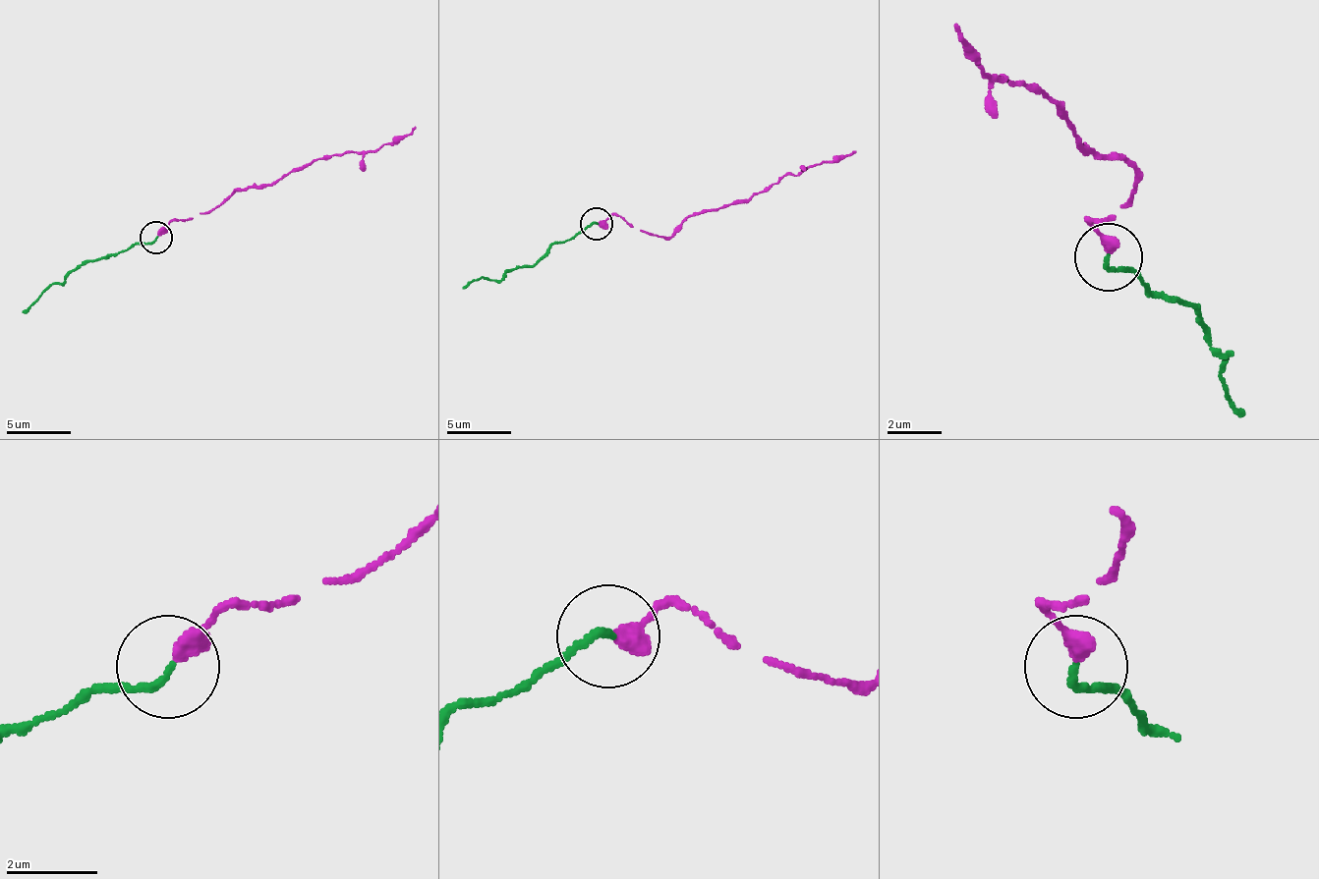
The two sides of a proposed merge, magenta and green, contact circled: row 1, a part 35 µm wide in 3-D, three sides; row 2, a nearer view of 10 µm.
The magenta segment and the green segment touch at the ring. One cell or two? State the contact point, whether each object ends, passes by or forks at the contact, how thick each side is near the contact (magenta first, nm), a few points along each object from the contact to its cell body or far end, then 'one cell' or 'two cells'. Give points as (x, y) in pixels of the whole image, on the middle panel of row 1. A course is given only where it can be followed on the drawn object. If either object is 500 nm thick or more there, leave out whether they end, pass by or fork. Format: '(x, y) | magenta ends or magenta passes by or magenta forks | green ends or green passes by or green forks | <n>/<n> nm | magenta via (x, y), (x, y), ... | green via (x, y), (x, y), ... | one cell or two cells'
(597, 224) | magenta ends | green ends | 420/170 nm | magenta via (599, 223), (621, 216), (657, 236), (669, 236), (689, 216), (744, 203), (785, 175), (856, 152) | green via (596, 223), (556, 242), (534, 264), (512, 268), (498, 281), (476, 278), (463, 287) | one cell

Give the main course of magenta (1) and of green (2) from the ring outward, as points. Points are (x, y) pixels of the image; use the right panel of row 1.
1: (1106, 251), (1093, 225), (1133, 197), (1133, 171), (1079, 143), (1065, 116), (1038, 89), (984, 76), (957, 22)
2: (1106, 258), (1147, 293), (1194, 305), (1201, 333), (1229, 354), (1222, 387), (1241, 414)

